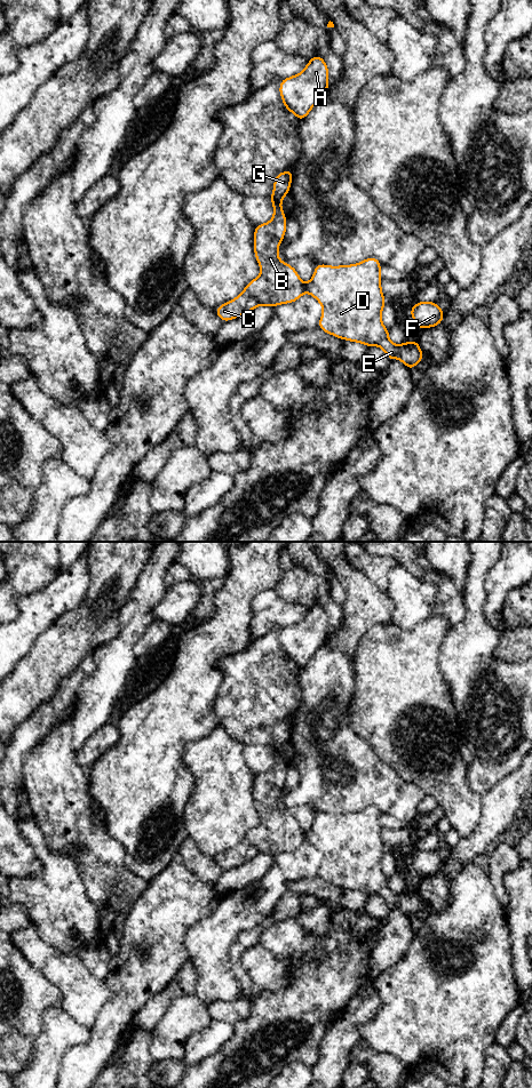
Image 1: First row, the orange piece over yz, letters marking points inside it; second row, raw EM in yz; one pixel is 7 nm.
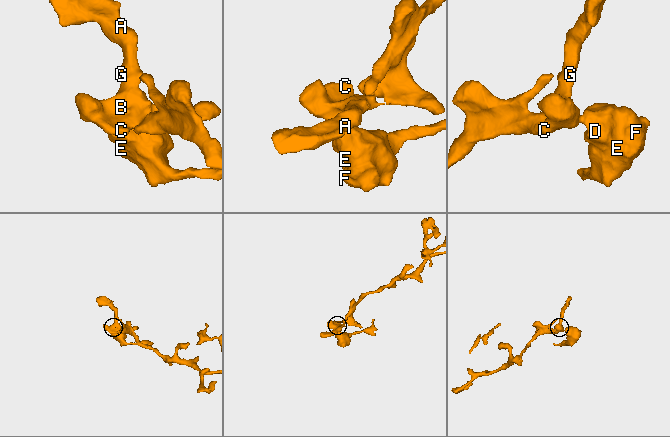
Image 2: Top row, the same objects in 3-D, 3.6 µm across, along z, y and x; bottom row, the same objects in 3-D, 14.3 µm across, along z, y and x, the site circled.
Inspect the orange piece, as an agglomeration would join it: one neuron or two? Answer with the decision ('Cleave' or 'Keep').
Cleave

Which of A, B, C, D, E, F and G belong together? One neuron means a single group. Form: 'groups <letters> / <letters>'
groups A B C G / D E F

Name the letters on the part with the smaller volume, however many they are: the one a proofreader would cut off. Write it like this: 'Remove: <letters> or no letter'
Remove: D, E, F

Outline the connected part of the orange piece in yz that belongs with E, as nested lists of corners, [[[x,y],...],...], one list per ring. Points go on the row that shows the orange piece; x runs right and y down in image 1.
[[[370,257],[352,265],[316,264],[305,291],[323,306],[318,328],[338,338],[380,346],[389,361],[398,358],[412,370],[424,358],[419,339],[395,345],[381,321],[386,296],[381,291],[382,263]]]

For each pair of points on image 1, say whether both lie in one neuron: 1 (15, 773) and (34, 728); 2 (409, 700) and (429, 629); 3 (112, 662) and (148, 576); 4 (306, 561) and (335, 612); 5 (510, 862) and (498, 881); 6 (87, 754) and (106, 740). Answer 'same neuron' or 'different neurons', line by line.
1: same neuron
2: same neuron
3: same neuron
4: different neurons
5: same neuron
6: same neuron

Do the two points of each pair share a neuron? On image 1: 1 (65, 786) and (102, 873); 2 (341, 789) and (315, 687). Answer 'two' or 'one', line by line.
1: one
2: one

